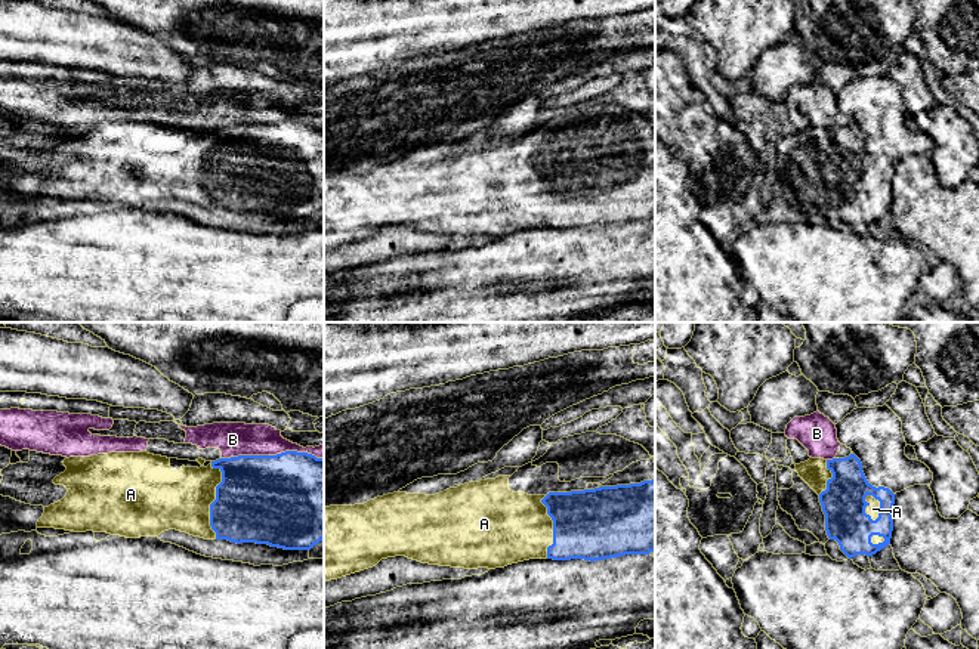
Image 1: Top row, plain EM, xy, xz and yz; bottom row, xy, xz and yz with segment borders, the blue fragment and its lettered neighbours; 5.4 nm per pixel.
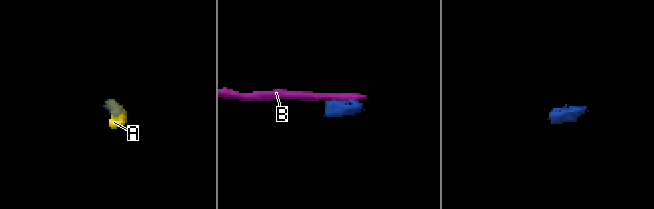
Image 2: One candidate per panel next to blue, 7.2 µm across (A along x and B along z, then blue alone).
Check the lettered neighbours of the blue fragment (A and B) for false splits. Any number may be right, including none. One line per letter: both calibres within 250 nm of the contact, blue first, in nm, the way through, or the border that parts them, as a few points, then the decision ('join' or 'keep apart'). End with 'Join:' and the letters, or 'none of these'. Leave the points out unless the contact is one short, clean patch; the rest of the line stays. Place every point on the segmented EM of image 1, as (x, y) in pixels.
A: 480/320 nm | join
B: 500/180 nm | keep apart
Join: A

